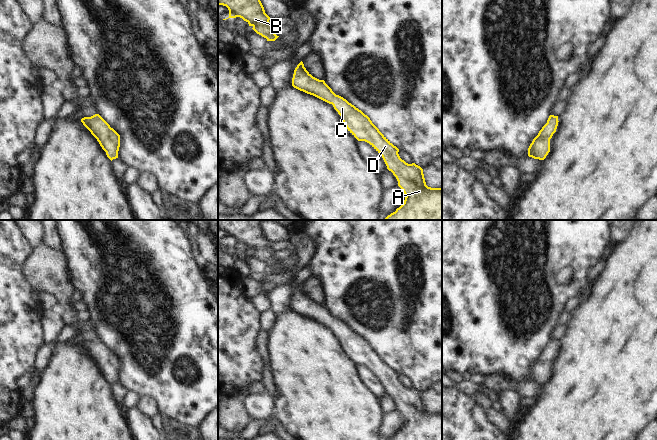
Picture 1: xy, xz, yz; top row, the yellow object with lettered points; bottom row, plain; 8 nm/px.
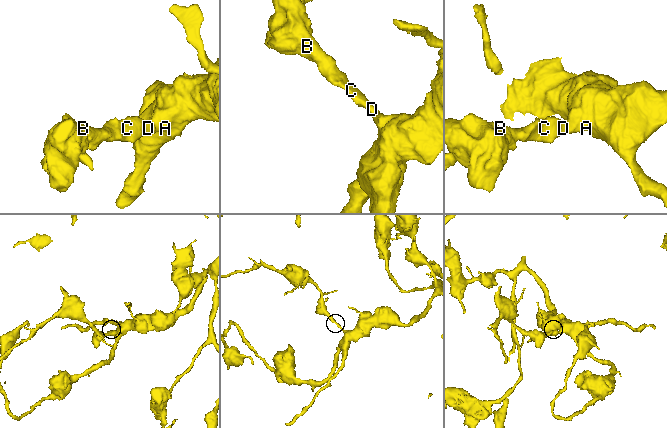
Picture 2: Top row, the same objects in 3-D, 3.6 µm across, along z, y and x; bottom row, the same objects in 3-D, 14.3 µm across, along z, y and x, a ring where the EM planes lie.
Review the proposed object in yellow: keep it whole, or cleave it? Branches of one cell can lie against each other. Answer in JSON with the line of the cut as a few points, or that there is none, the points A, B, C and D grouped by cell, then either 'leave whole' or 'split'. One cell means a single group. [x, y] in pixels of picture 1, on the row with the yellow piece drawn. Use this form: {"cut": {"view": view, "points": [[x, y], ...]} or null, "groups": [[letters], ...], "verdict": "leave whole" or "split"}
{"cut": null, "groups": [["A", "B", "C", "D"]], "verdict": "leave whole"}

